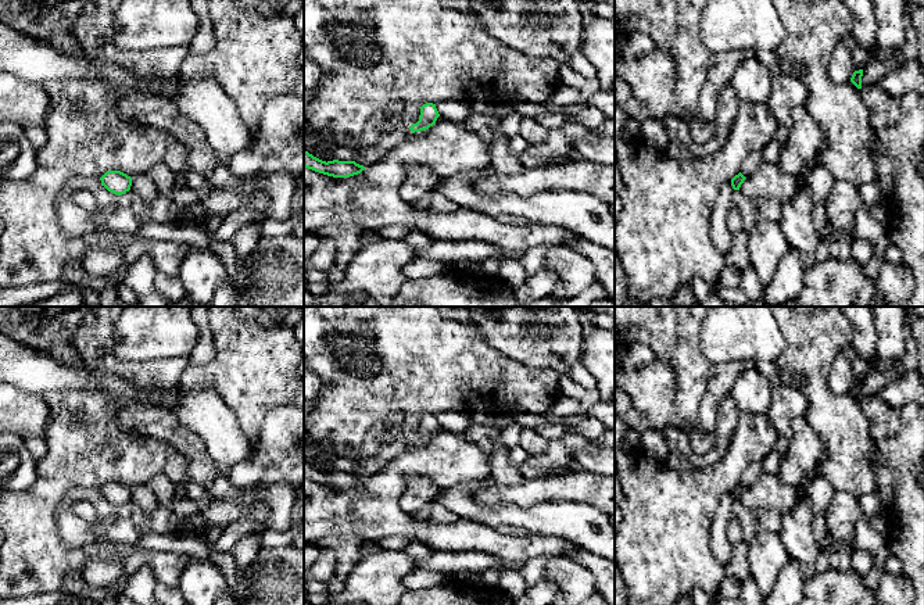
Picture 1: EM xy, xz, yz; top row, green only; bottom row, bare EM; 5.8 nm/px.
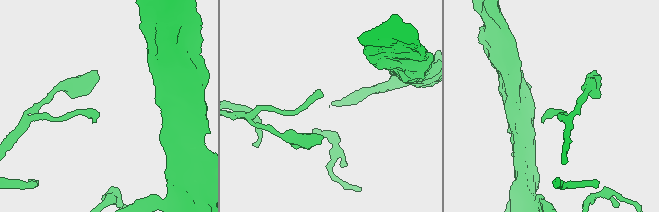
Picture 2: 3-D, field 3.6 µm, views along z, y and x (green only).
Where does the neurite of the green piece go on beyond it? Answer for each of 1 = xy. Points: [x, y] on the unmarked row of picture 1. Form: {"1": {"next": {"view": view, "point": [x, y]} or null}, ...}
{"1": {"next": null}}

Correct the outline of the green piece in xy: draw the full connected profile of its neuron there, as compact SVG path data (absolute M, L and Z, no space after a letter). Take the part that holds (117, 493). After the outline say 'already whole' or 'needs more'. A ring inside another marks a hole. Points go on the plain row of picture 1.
M107 482L100 491L101 497L118 506L129 502L132 497L132 488L121 482Z; already whole

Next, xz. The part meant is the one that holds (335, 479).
M304 461L304 477L315 483L333 487L333 488L350 488L361 484L365 477L357 475L355 472L322 472L308 462Z; already whole

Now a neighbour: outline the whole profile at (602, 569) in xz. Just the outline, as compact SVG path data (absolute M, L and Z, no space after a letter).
M583 548L566 556L590 570L595 579L597 593L606 599L608 605L615 605L615 561L594 555Z

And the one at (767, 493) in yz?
M762 473L739 498L741 504L755 515L776 511L785 515L795 505L795 488L781 482L778 475Z

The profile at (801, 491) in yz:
M819 465L814 468L814 470L807 476L807 479L805 480L803 484L798 486L795 488L795 502L801 501L802 498L805 498L807 495L807 487L809 484L816 479L816 476L819 475Z

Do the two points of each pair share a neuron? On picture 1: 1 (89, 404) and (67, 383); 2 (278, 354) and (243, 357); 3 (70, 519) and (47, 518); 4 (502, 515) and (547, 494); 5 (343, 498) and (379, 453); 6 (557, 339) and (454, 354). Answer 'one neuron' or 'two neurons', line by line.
1: two neurons
2: one neuron
3: two neurons
4: two neurons
5: two neurons
6: two neurons

